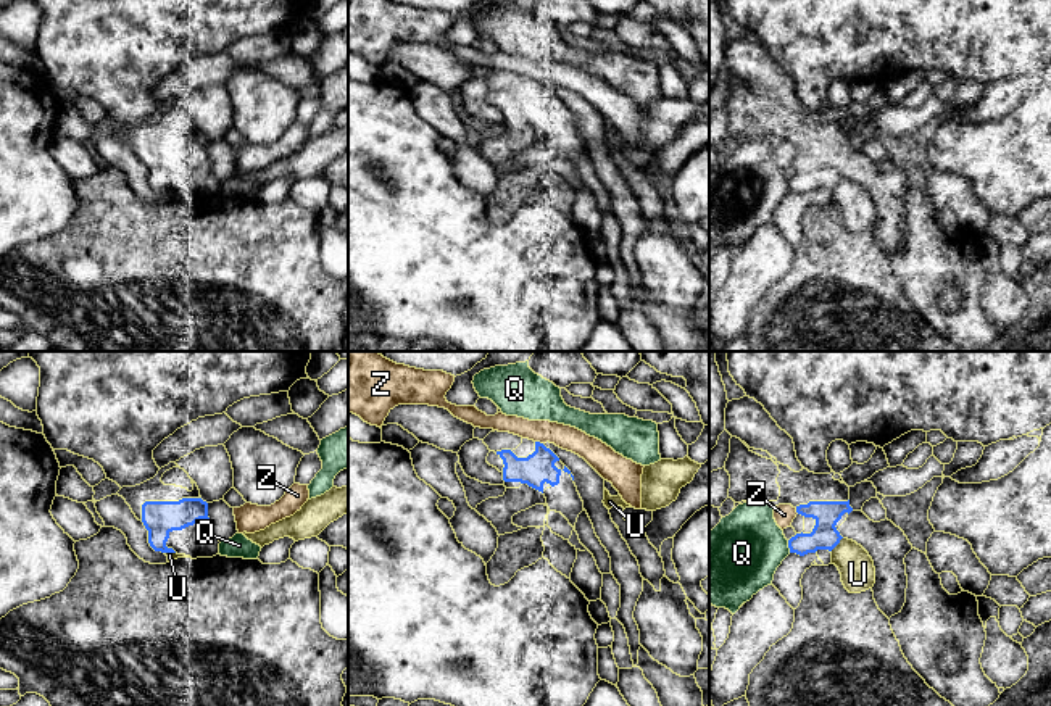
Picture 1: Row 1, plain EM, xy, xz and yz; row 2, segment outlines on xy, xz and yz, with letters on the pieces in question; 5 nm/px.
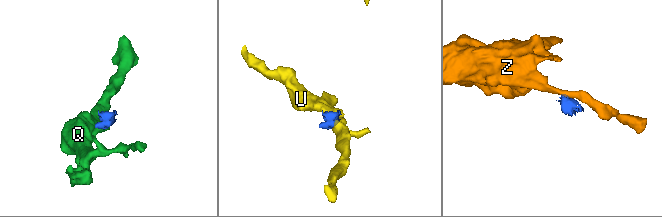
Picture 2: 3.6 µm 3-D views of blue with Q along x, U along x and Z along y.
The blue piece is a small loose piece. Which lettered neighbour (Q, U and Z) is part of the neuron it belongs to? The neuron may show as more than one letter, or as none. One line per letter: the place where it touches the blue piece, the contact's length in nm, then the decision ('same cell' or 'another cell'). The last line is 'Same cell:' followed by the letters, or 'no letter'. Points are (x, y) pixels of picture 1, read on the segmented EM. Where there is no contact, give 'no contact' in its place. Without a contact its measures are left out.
Q: yz (789, 547) | 70 nm | another cell
U: yz (837, 544) | 100 nm | another cell
Z: xz (539, 442) | 40 nm | another cell
Same cell: no letter

